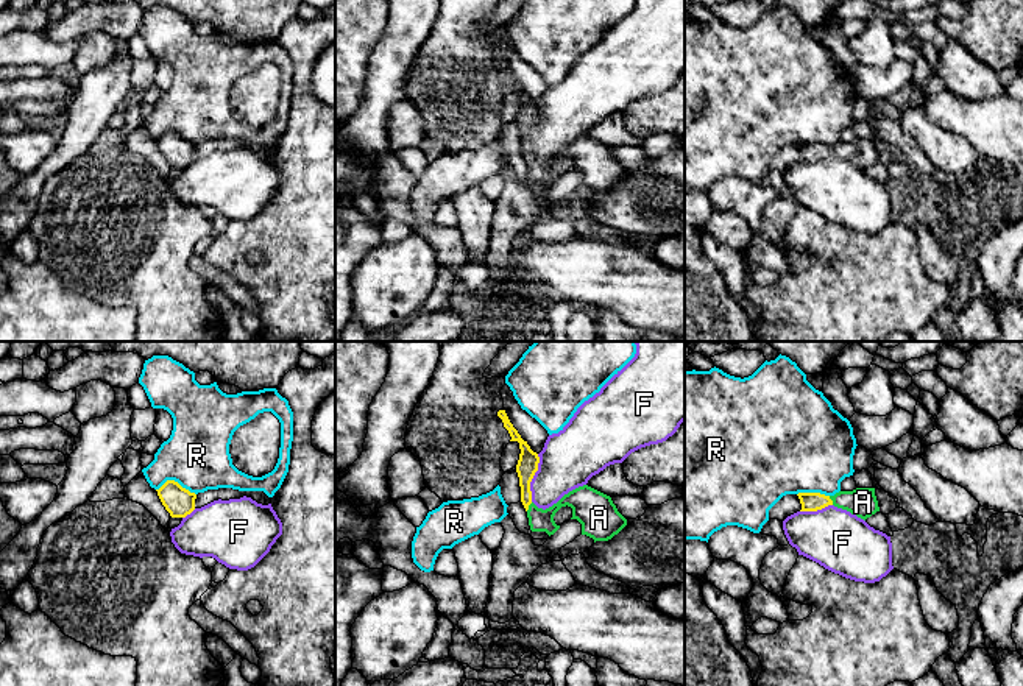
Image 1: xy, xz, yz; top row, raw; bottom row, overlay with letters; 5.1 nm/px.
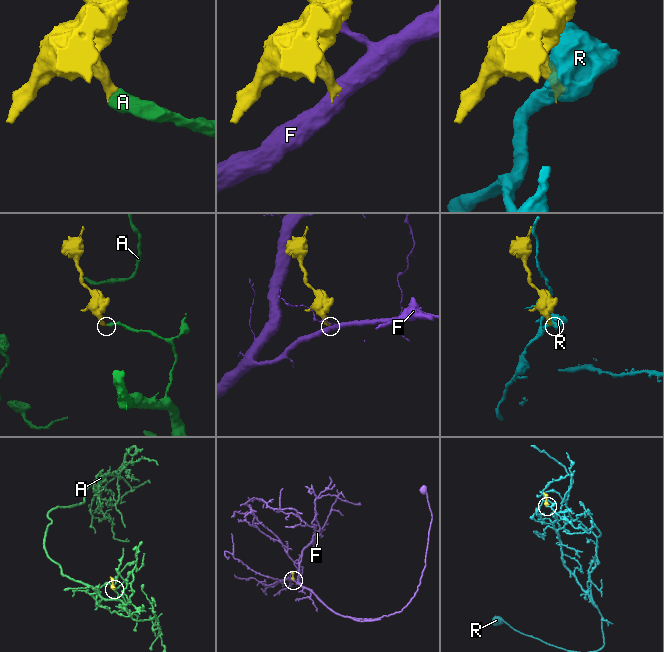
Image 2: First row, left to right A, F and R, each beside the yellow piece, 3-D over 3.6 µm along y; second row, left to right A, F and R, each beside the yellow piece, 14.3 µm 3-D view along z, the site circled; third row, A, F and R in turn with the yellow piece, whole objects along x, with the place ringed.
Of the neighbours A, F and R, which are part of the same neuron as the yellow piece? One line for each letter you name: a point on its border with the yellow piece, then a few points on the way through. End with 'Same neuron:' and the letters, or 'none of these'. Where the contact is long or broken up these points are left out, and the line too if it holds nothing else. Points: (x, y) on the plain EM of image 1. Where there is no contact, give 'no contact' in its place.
A: xz (527, 158) | across xz (527, 116), (527, 158), (540, 170)
Same neuron: A

